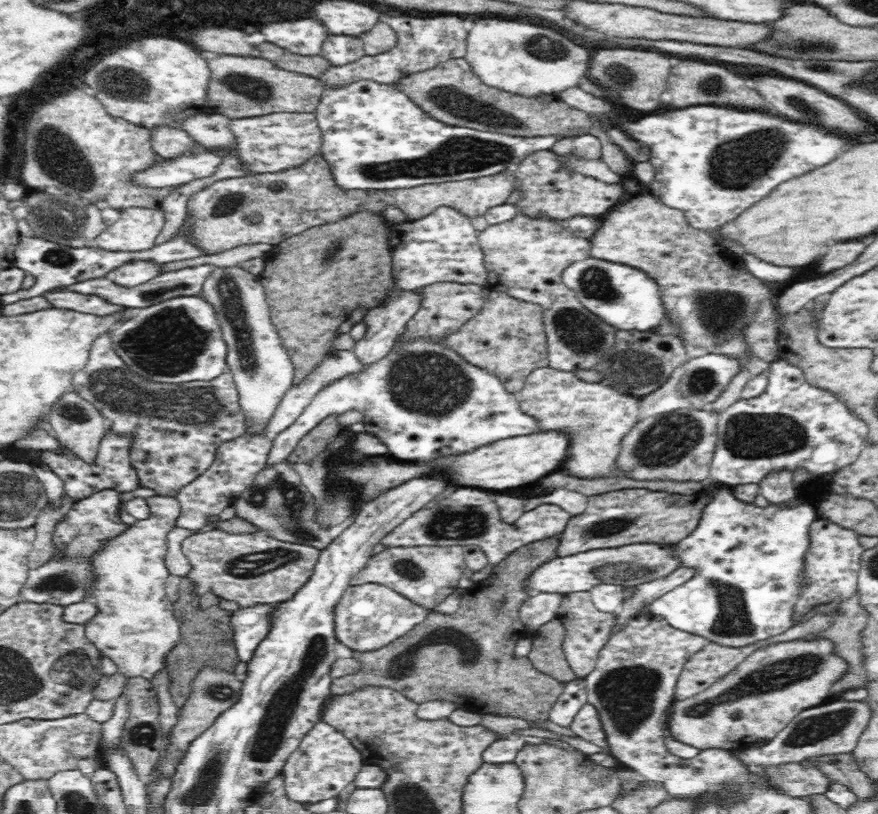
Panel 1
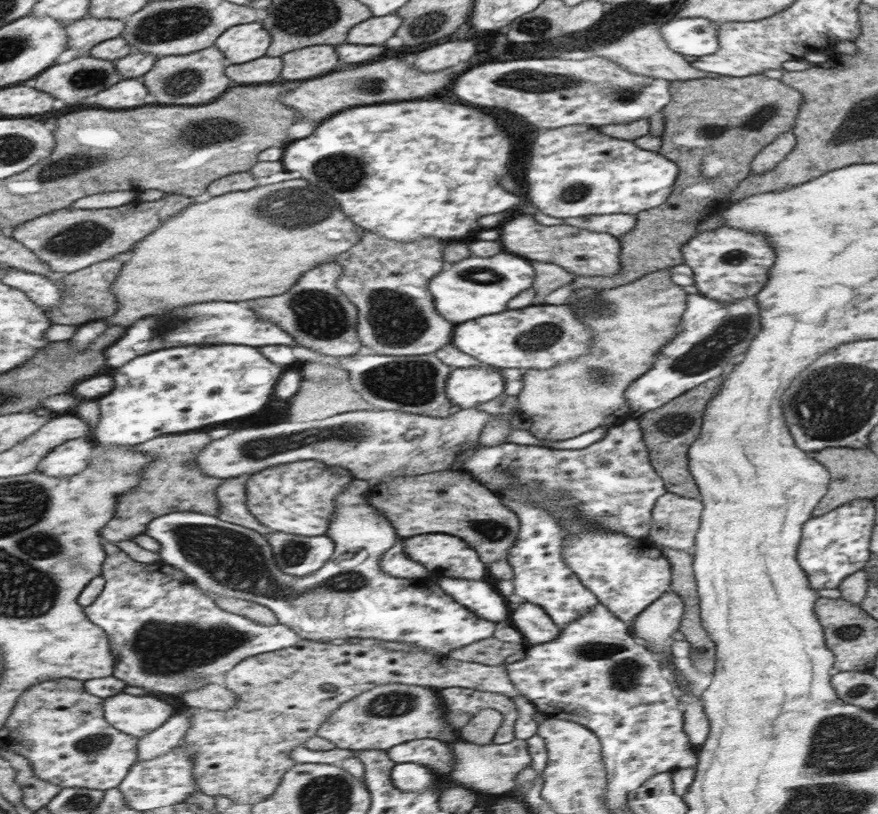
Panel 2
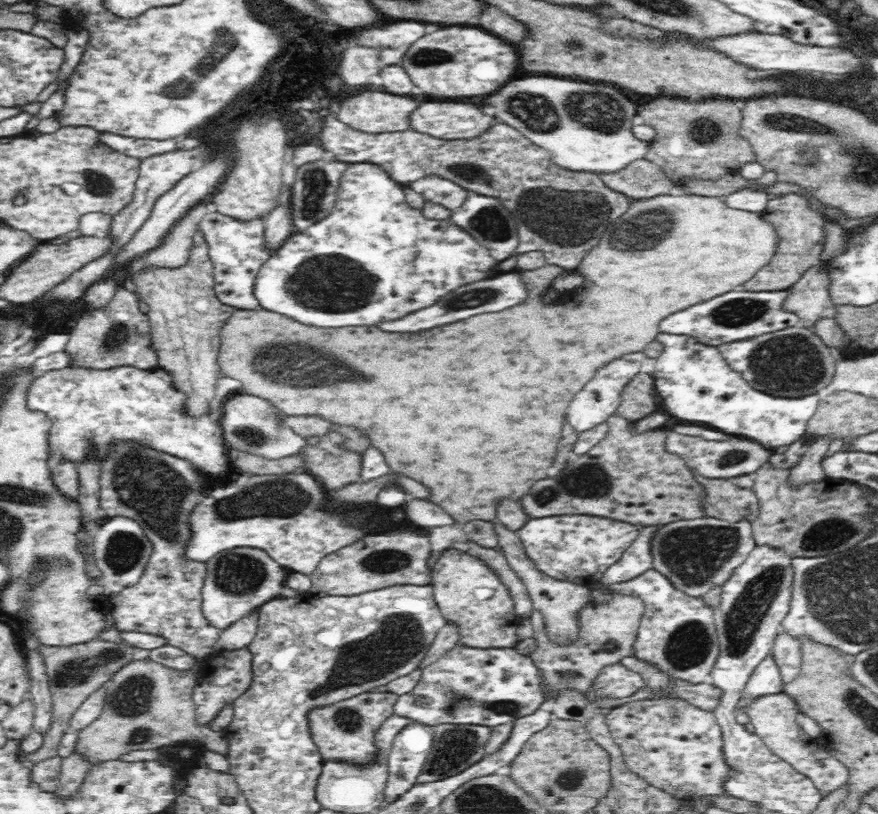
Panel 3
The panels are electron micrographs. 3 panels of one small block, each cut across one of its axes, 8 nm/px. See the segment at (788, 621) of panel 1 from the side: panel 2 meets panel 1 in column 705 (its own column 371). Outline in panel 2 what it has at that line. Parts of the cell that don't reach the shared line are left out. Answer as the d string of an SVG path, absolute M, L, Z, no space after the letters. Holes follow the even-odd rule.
M355 478L354 482L350 482L350 486L350 490L342 492L342 496L337 498L340 506L336 508L337 516L333 519L328 533L337 542L336 554L324 568L308 577L285 573L275 559L275 552L268 537L252 528L225 522L218 515L200 511L174 512L154 520L147 533L162 544L163 560L186 571L202 589L268 606L276 612L280 623L293 627L305 639L336 642L341 639L374 638L420 648L434 648L436 654L448 656L454 649L490 638L496 630L496 622L486 622L484 618L446 594L436 582L427 579L394 578L383 571L381 561L386 552L396 544L399 535L378 510L366 504L364 492L368 490L368 481Z

